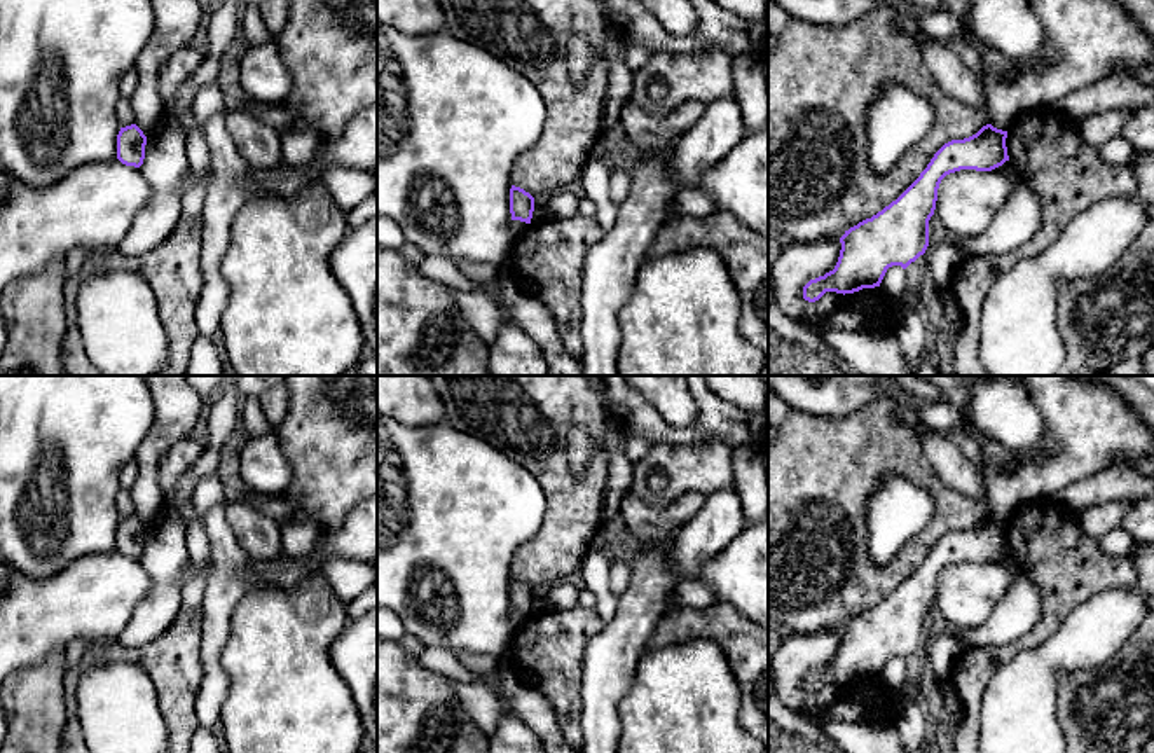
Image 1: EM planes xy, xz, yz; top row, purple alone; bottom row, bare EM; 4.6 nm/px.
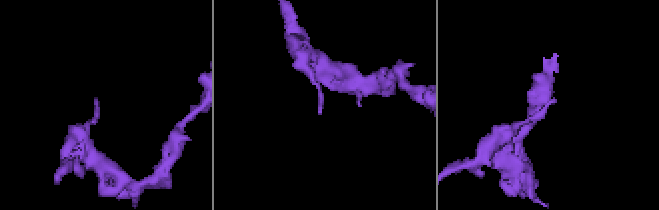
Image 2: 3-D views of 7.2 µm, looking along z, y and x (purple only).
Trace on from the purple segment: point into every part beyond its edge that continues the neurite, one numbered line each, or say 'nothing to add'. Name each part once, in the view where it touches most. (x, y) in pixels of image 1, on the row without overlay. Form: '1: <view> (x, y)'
nothing to add

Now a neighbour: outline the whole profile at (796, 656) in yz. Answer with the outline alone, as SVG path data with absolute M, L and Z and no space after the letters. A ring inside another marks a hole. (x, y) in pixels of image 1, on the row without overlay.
M840 629L815 634L786 634L772 660L777 699L793 711L824 711L840 685L826 683L819 692L803 690L803 678L833 662L840 648Z

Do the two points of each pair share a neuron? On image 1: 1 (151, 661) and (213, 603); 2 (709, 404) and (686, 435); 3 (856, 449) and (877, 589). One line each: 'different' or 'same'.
1: different
2: same
3: same

